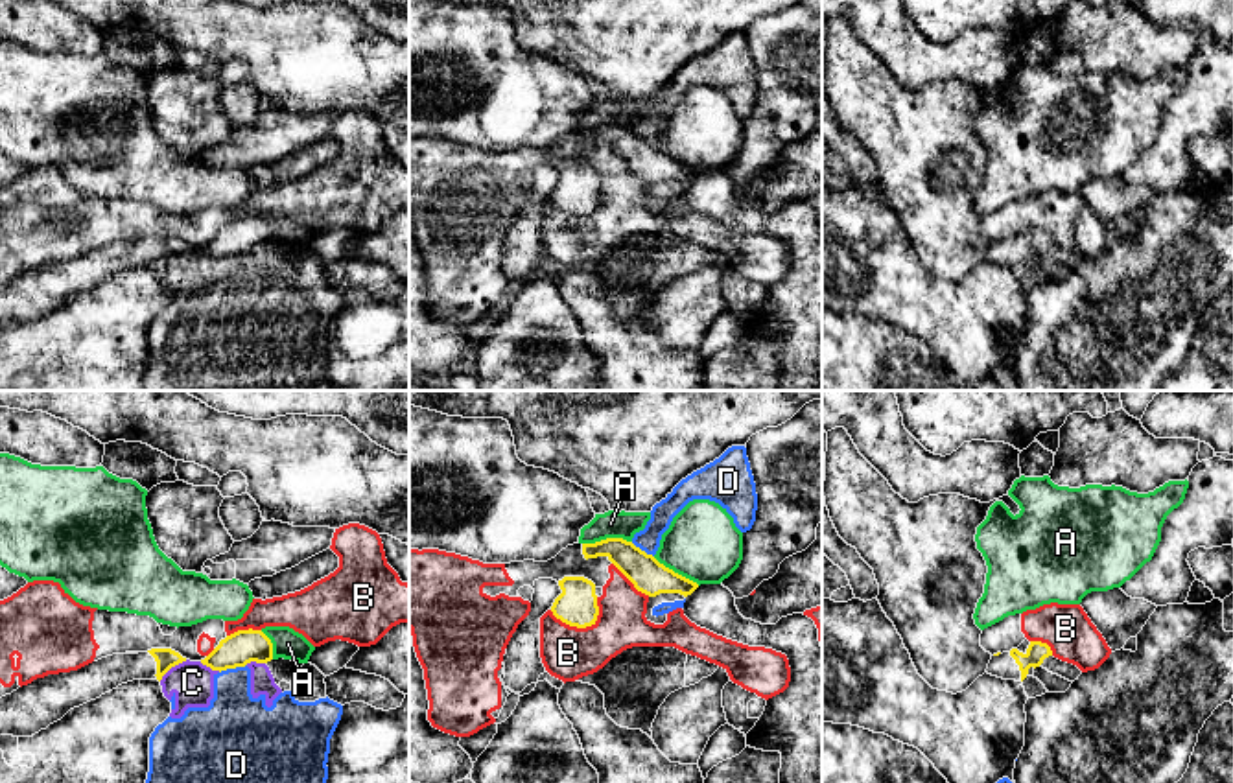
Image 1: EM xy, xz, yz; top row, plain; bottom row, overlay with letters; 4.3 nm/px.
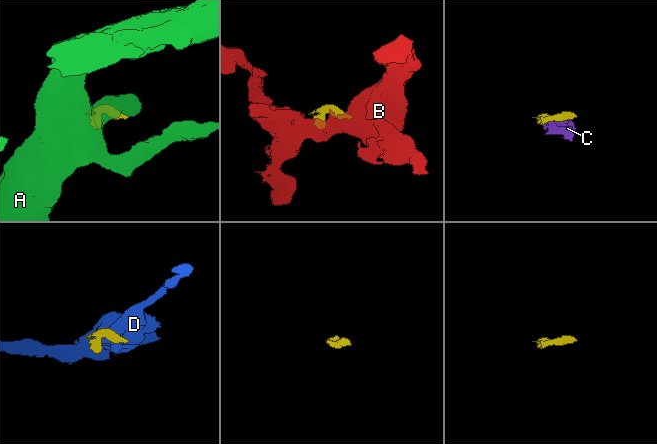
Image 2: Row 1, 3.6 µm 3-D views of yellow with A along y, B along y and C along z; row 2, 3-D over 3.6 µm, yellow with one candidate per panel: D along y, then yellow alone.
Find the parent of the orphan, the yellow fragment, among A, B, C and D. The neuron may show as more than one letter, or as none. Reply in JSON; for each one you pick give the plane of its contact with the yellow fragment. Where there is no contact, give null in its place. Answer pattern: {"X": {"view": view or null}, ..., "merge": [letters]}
{"merge": []}

